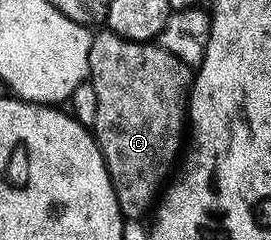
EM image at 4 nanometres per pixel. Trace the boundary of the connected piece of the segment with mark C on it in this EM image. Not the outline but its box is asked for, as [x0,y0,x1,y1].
[88,28,193,220]

